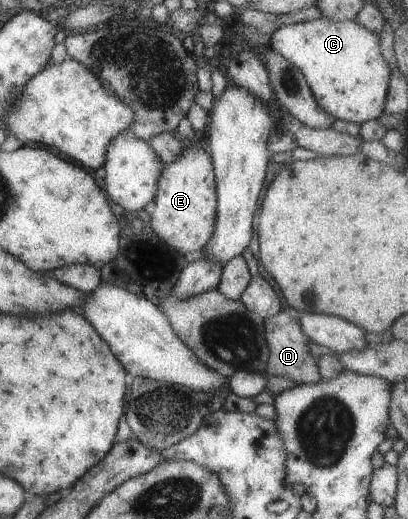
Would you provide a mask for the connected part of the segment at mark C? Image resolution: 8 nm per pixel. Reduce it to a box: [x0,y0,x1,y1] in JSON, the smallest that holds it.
[267,17,392,124]

